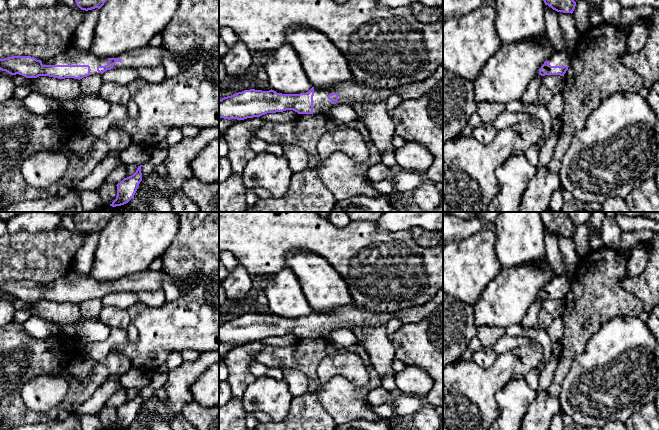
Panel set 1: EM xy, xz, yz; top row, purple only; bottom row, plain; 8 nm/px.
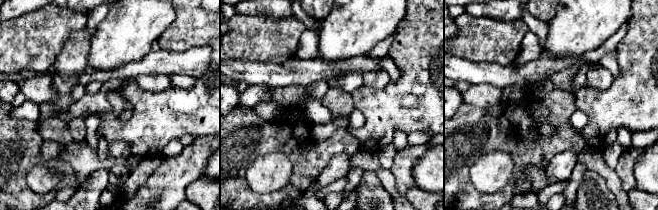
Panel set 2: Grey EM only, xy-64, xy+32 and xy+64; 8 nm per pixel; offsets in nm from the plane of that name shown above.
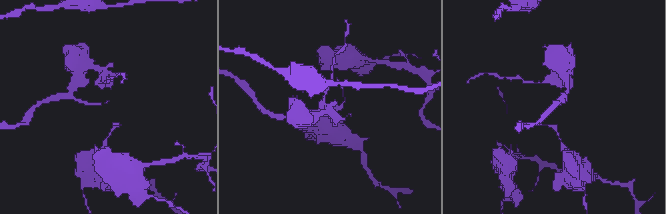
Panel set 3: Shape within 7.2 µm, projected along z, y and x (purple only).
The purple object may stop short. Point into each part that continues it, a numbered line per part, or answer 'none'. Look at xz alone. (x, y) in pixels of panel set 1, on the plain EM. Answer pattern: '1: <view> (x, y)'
1: xz (352, 316)

